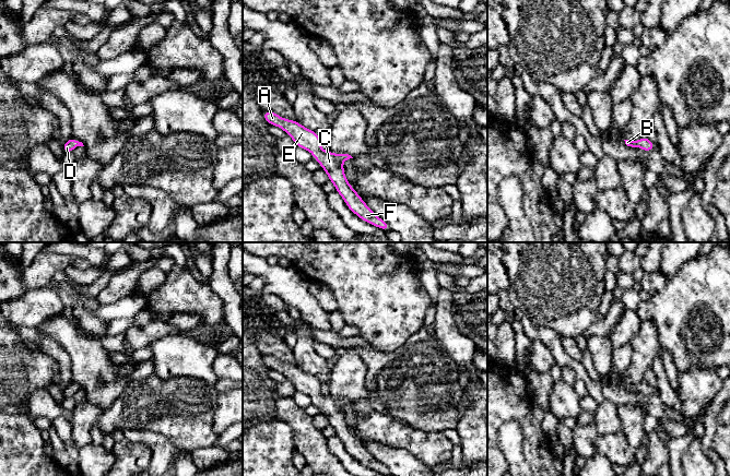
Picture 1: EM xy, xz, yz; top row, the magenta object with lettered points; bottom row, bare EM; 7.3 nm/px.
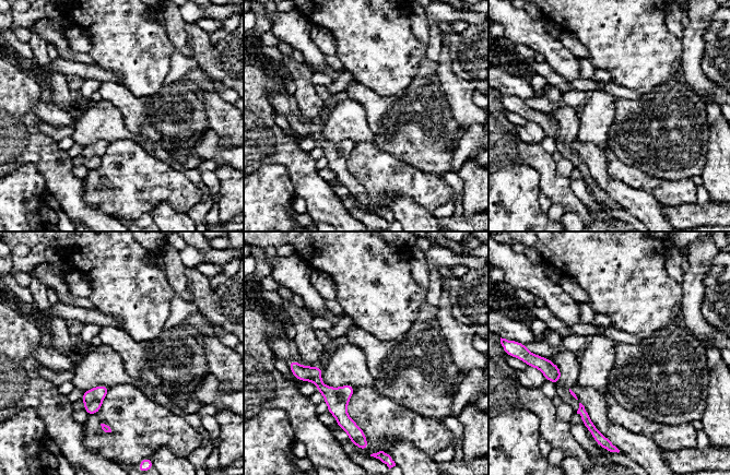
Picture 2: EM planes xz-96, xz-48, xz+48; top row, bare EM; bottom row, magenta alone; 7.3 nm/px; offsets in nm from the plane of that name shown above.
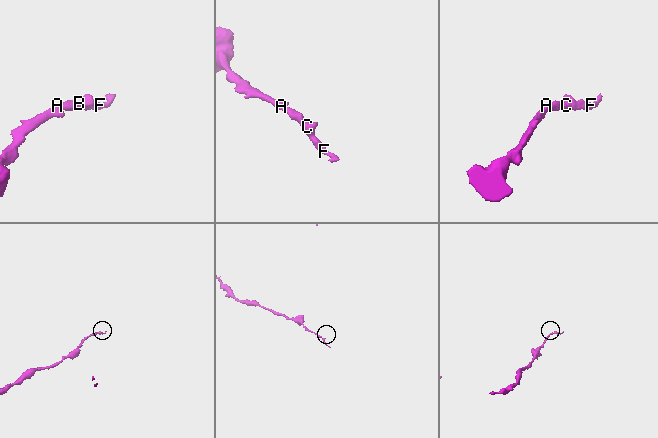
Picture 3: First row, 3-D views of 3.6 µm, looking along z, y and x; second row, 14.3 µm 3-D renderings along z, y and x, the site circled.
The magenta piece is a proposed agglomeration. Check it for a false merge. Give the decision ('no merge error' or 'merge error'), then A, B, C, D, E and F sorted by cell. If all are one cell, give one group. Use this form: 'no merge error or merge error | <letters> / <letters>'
no merge error | A B C D E F

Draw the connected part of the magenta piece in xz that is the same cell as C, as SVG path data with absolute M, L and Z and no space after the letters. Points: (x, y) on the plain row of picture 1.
M263 355L263 364L269 369L284 374L297 392L307 394L313 398L321 413L328 418L328 424L335 430L335 436L343 442L346 451L355 460L385 476L390 475L388 467L379 463L348 427L342 406L353 403L351 400L322 395L320 381L315 376L299 369L296 365L284 364L269 355Z

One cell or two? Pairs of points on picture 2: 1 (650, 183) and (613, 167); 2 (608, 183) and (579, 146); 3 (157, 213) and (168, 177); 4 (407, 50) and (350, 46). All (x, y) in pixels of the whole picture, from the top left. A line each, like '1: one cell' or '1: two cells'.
1: one cell
2: one cell
3: two cells
4: one cell

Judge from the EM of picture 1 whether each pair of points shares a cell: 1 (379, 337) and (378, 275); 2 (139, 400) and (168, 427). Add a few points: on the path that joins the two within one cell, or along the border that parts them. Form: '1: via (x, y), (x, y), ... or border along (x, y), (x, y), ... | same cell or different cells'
1: via (380, 322), (380, 296), (378, 290) | same cell
2: via (146, 406), (161, 420) | same cell

